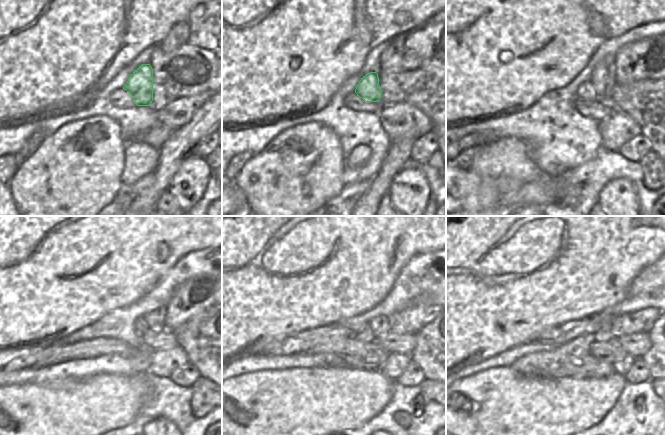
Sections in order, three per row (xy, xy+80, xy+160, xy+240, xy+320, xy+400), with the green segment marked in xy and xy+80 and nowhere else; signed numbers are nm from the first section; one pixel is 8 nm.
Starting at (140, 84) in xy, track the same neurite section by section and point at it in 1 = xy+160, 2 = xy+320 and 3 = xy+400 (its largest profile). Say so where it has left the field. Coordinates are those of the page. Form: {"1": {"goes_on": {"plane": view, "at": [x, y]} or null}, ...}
{"1": {"goes_on": {"plane": "xy+160", "at": [586, 91]}}, "2": {"goes_on": {"plane": "xy+320", "at": [366, 335]}}, "3": {"goes_on": {"plane": "xy+400", "at": [571, 360]}}}

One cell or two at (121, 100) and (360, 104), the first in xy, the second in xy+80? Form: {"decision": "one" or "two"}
{"decision": "one"}

